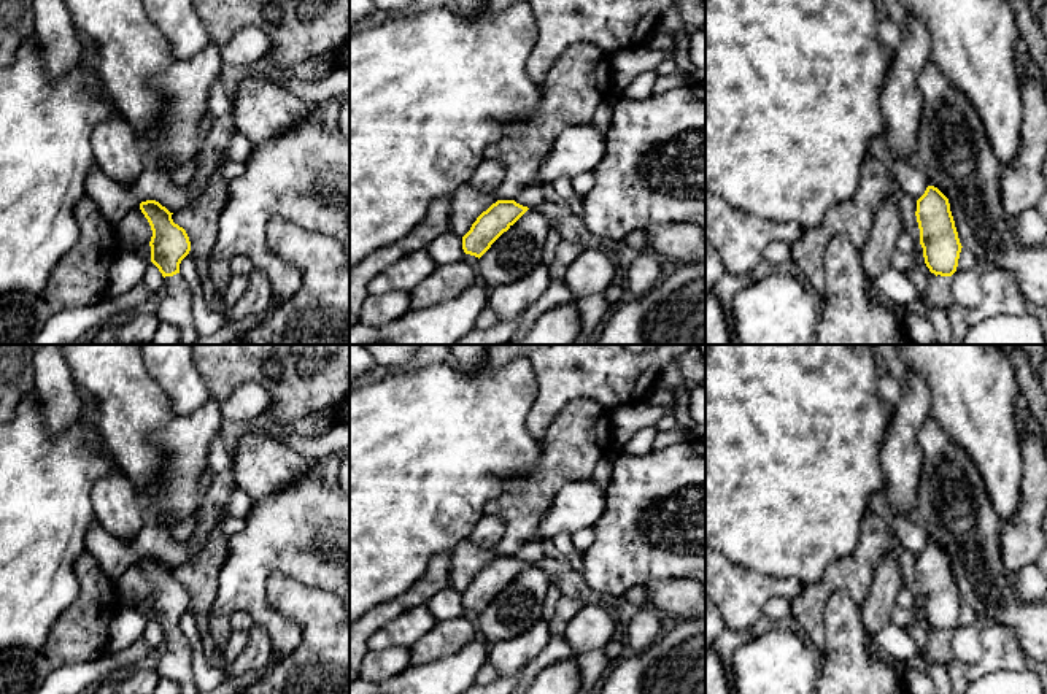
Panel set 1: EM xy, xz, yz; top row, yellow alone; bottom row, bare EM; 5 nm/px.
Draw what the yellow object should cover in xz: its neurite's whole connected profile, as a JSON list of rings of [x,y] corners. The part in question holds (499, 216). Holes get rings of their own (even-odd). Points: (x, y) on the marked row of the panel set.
[[[497,200],[483,211],[462,237],[466,254],[481,257],[529,208],[515,200]]]

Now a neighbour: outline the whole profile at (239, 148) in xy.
[[[232,130],[226,146],[229,160],[246,162],[256,145],[251,143],[241,132]]]

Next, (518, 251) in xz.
[[[529,208],[480,257],[478,280],[496,287],[527,276],[542,264],[543,245],[550,229],[550,221]]]

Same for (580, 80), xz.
[[[570,44],[548,70],[542,81],[537,110],[523,119],[510,119],[502,137],[485,149],[485,159],[494,159],[505,167],[505,178],[493,192],[497,200],[513,200],[526,186],[535,184],[539,168],[554,141],[570,127],[591,124],[596,108],[613,98],[612,60],[604,49],[586,44]]]

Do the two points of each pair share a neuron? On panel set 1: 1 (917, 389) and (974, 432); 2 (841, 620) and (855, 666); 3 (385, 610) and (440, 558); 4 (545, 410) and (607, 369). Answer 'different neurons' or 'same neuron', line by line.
1: different neurons
2: same neuron
3: same neuron
4: same neuron

